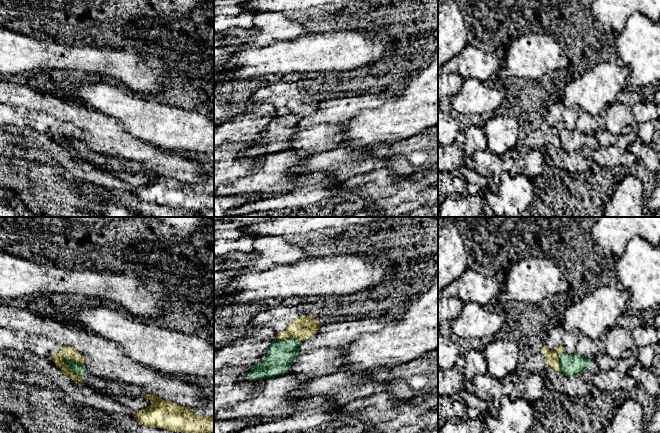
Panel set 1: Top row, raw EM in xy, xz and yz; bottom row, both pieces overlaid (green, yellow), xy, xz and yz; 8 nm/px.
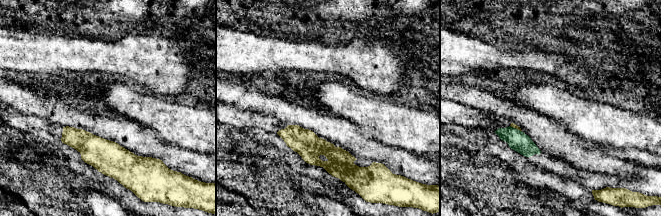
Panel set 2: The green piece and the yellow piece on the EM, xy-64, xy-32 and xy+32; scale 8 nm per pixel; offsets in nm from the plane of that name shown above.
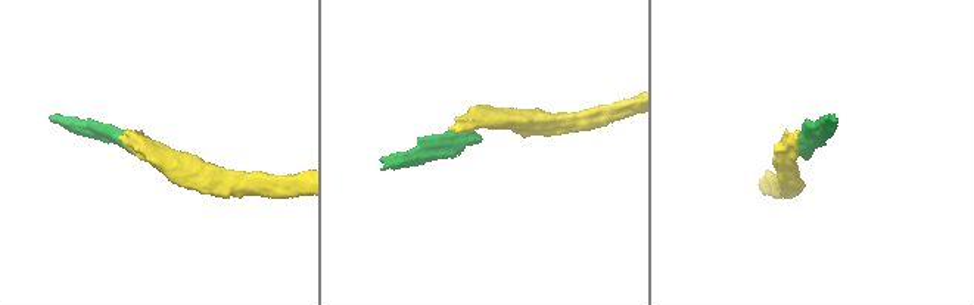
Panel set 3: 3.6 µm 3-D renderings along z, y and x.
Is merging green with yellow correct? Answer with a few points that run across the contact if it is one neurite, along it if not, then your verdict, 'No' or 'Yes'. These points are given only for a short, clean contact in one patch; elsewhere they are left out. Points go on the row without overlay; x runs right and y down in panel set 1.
Line: xy (64, 133), (63, 137), (81, 154). No

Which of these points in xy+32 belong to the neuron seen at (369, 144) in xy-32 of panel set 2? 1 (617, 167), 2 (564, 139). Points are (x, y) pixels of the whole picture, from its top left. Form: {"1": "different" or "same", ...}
{"1": "same", "2": "same"}

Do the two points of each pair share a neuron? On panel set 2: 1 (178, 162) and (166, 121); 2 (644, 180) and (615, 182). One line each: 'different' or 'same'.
1: different
2: same

